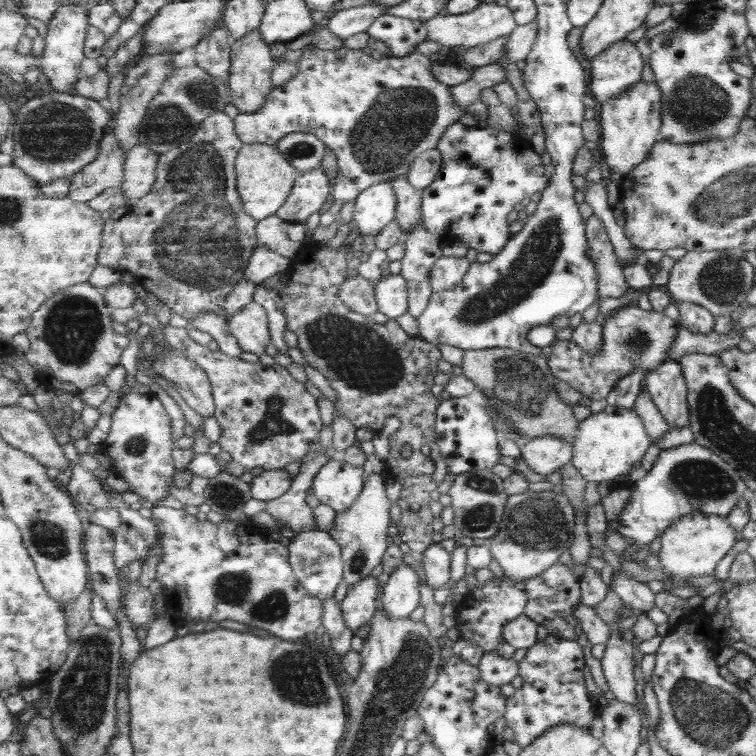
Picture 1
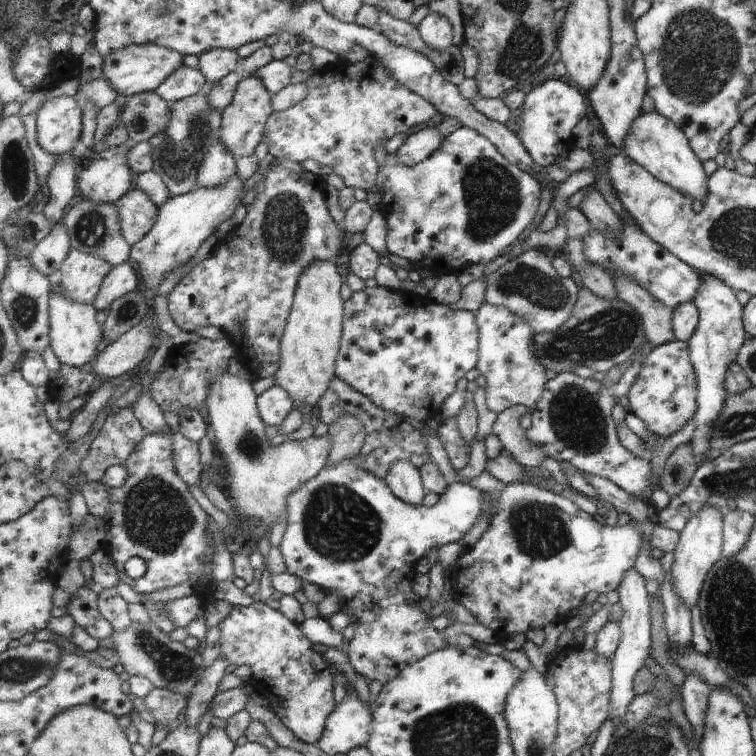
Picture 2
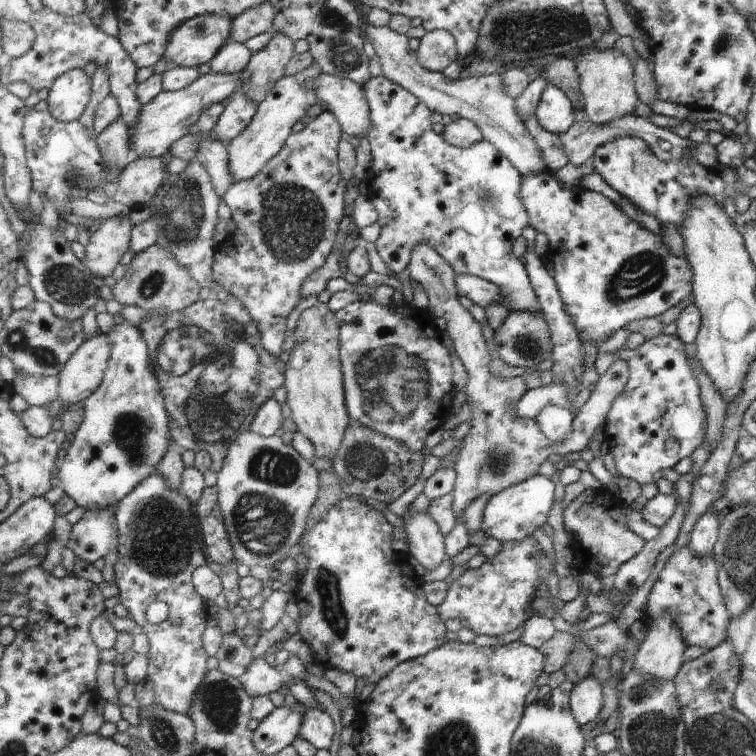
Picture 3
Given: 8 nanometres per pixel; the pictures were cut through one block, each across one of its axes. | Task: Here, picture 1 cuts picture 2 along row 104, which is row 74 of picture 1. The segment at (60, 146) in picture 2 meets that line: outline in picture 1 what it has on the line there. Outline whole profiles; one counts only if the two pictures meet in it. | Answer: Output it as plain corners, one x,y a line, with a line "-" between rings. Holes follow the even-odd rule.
70,2
55,13
47,26
46,47
41,58
42,72
49,82
46,88
55,92
75,93
74,88
82,74
82,62
86,59
86,38
90,28
89,9

